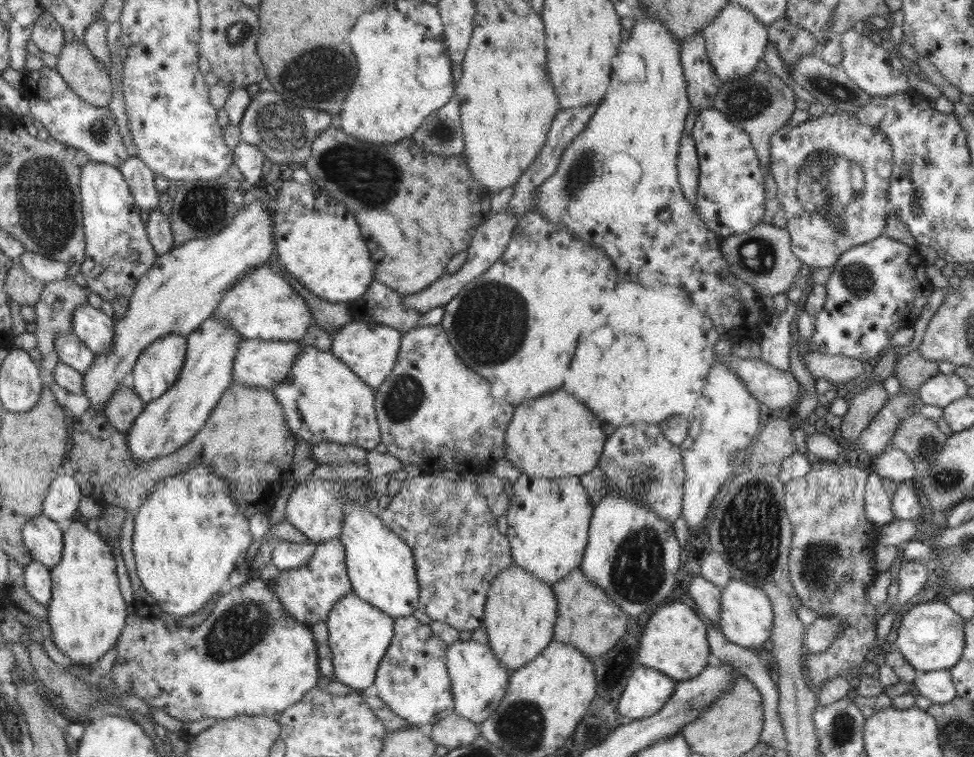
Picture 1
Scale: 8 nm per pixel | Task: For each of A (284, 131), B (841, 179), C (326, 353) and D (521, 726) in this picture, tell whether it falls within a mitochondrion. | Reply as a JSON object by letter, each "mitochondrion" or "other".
{"A":"mitochondrion","B":"mitochondrion","C":"other","D":"mitochondrion"}

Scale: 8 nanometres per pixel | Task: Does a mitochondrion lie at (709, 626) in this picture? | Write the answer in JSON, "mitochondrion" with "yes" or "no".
{"mitochondrion":"no"}

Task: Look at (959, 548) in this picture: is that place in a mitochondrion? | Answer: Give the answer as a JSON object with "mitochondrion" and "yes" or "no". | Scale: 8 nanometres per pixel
{"mitochondrion":"no"}

